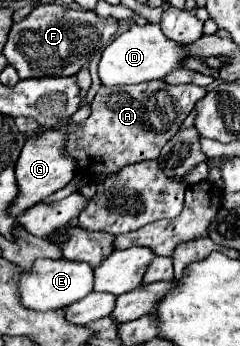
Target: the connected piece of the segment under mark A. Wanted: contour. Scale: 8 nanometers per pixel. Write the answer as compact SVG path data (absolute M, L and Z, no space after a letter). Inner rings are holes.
M148 81L122 87L116 85L116 89L100 85L96 97L92 99L92 113L84 125L66 125L66 151L78 159L78 173L84 175L118 173L130 163L158 159L164 143L168 143L178 133L180 123L204 95L204 87L164 85L164 81Z

